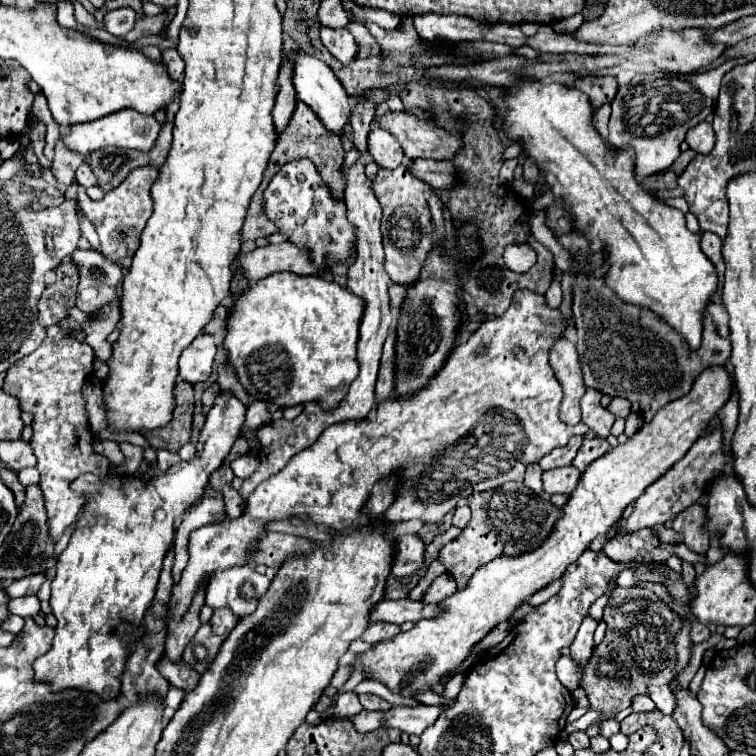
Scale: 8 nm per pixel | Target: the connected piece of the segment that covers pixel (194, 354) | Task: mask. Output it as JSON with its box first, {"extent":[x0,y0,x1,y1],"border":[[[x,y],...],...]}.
{"extent":[180,335,216,385],"border":[[[198,335],[180,355],[180,379],[192,385],[206,381],[212,373],[216,349],[212,335]]]}

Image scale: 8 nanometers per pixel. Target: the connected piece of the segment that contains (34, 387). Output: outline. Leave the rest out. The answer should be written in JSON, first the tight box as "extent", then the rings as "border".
{"extent":[4,327,110,541],"border":[[[58,327],[58,335],[46,337],[42,345],[16,361],[4,379],[4,391],[20,399],[20,409],[32,413],[34,435],[32,435],[32,449],[38,457],[36,469],[40,471],[40,489],[46,499],[48,511],[48,537],[58,541],[66,527],[70,527],[82,505],[84,499],[70,491],[70,481],[76,479],[80,473],[96,473],[106,475],[110,469],[110,461],[104,455],[96,455],[92,449],[92,433],[88,431],[88,417],[84,409],[84,399],[80,397],[80,389],[84,379],[92,373],[92,349],[88,343],[70,337],[64,327]]]}

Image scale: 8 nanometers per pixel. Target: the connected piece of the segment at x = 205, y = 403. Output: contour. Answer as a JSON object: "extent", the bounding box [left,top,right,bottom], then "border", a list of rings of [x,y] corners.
{"extent":[202,383,220,415],"border":[[[212,383],[206,391],[204,391],[204,395],[202,395],[202,411],[204,411],[204,415],[208,415],[208,411],[212,409],[212,405],[214,405],[214,401],[216,401],[216,397],[220,397],[220,385],[218,383]]]}

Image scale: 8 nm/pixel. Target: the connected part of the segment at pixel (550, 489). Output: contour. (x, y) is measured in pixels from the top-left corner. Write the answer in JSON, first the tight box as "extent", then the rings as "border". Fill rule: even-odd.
{"extent":[542,465,580,493],"border":[[[574,465],[568,467],[560,467],[560,469],[550,469],[544,471],[542,481],[544,481],[544,491],[546,493],[572,493],[572,489],[576,487],[576,481],[580,477],[580,471],[574,469]]]}

